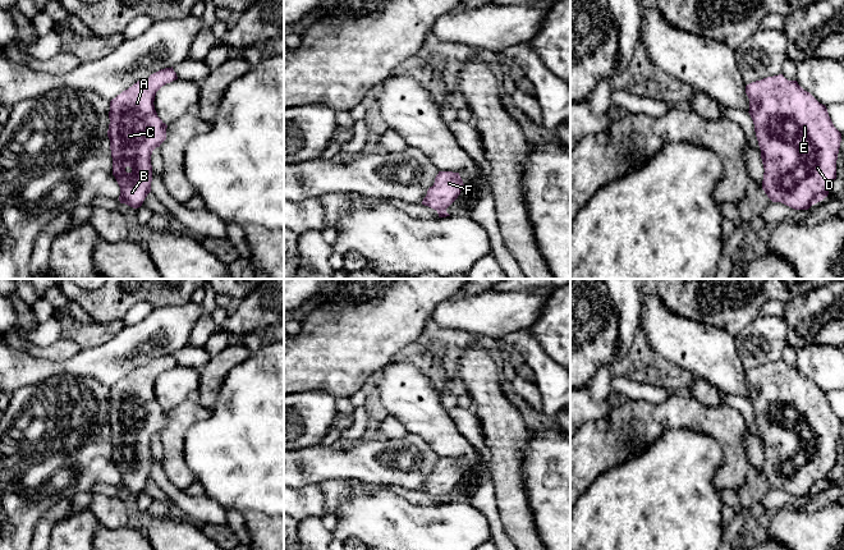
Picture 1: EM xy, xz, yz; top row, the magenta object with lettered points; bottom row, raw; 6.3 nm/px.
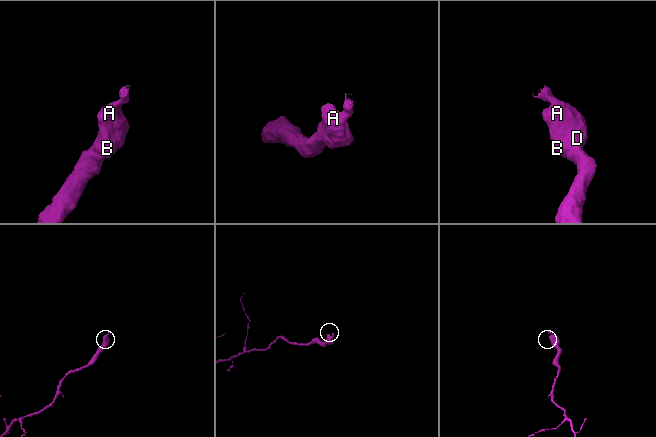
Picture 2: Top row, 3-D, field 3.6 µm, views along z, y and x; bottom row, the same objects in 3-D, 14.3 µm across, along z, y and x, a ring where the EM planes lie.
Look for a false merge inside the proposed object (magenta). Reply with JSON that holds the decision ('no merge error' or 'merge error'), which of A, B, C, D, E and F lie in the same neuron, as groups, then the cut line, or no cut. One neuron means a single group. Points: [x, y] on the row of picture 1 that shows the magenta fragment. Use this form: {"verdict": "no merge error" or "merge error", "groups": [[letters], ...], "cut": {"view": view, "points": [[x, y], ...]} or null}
{"verdict": "no merge error", "groups": [["A", "B", "C", "D", "E", "F"]], "cut": null}

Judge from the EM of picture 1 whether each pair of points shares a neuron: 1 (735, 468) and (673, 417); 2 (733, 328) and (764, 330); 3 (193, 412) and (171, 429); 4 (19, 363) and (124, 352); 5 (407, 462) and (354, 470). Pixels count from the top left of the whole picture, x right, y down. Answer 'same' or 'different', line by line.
1: same
2: different
3: same
4: same
5: same

